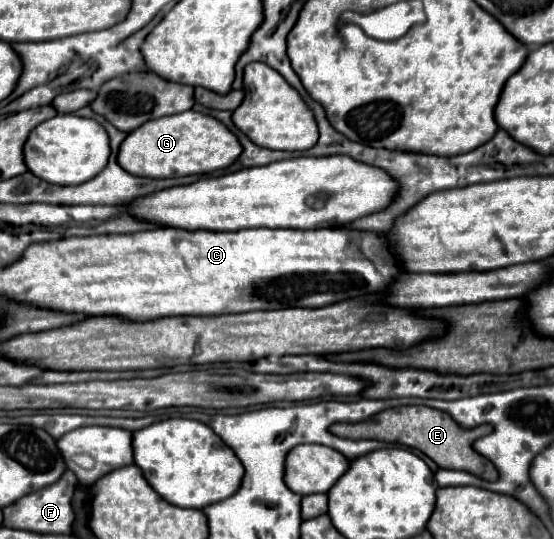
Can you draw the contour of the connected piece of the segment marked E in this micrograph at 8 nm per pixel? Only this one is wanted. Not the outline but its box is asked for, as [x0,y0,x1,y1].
[331,407,497,481]

